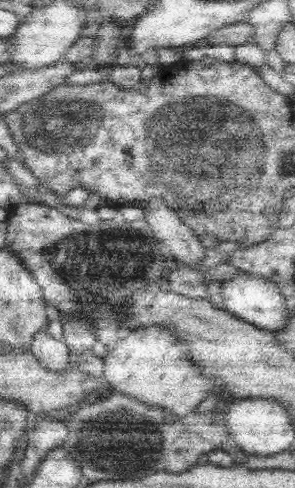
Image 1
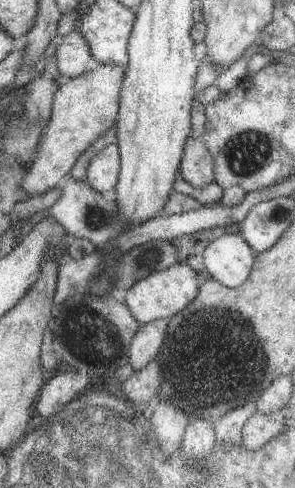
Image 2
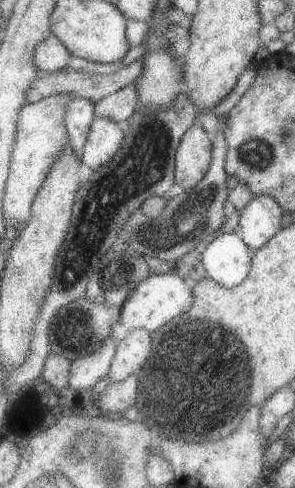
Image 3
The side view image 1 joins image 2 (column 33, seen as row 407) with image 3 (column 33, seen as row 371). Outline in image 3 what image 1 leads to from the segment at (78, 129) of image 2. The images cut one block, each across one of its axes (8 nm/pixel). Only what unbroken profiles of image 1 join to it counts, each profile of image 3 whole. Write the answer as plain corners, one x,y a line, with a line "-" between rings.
51,96
45,100
39,100
35,104
27,104
21,108
17,114
15,122
15,144
11,150
9,158
9,174
5,180
3,188
3,200
1,200
1,210
5,216
5,224
11,232
11,226
15,224
25,224
25,220
31,216
31,202
35,200
35,194
39,192
43,180
47,178
55,158
61,154
65,144
69,142
67,130
63,124
63,114
65,114
65,102
71,96

